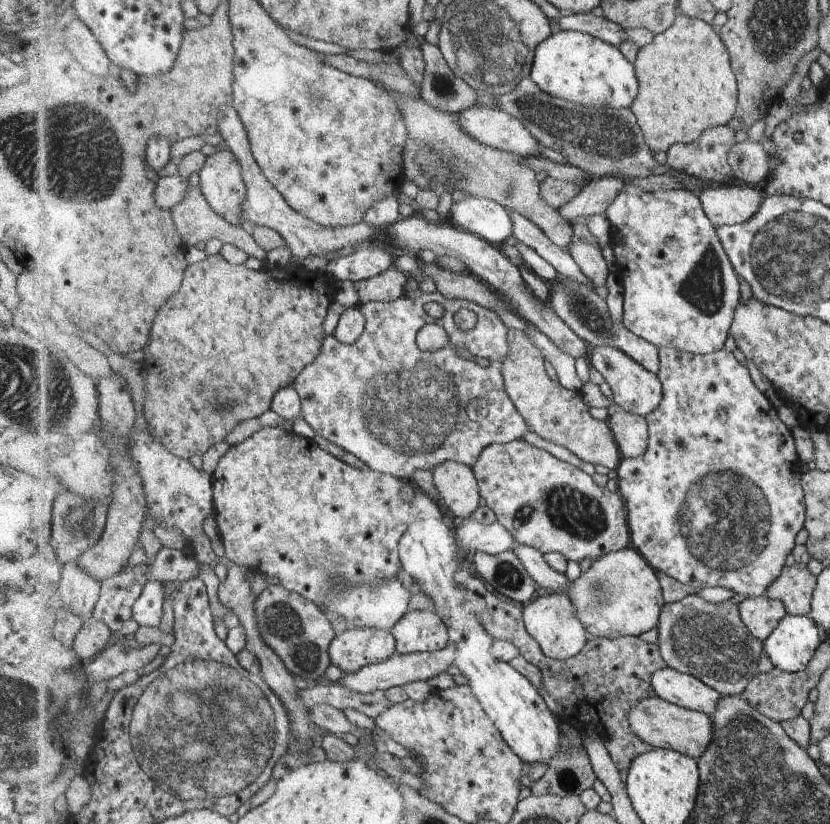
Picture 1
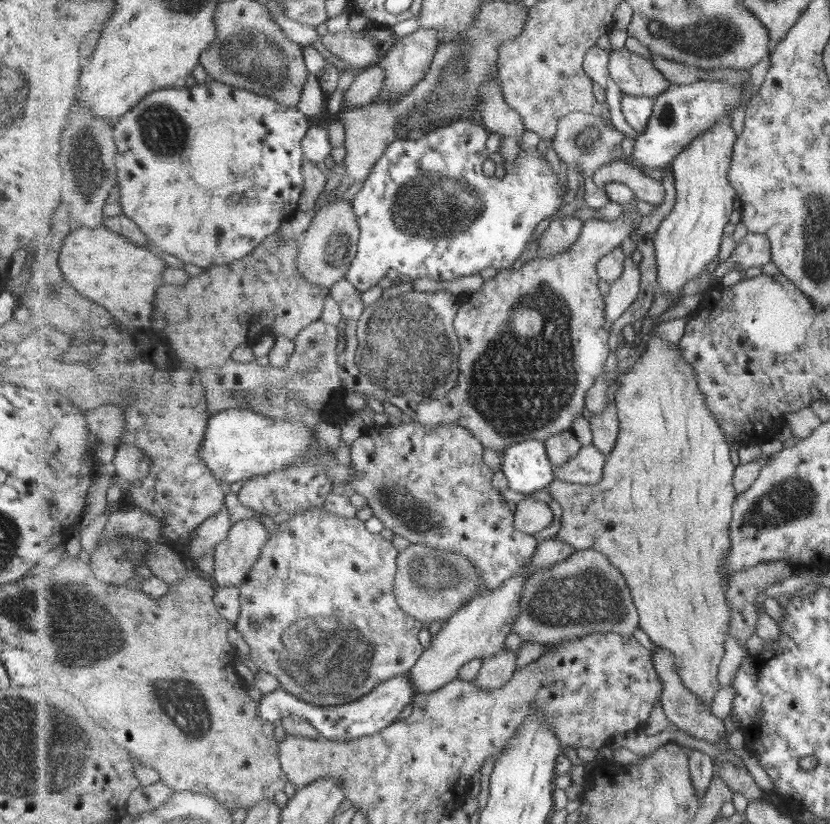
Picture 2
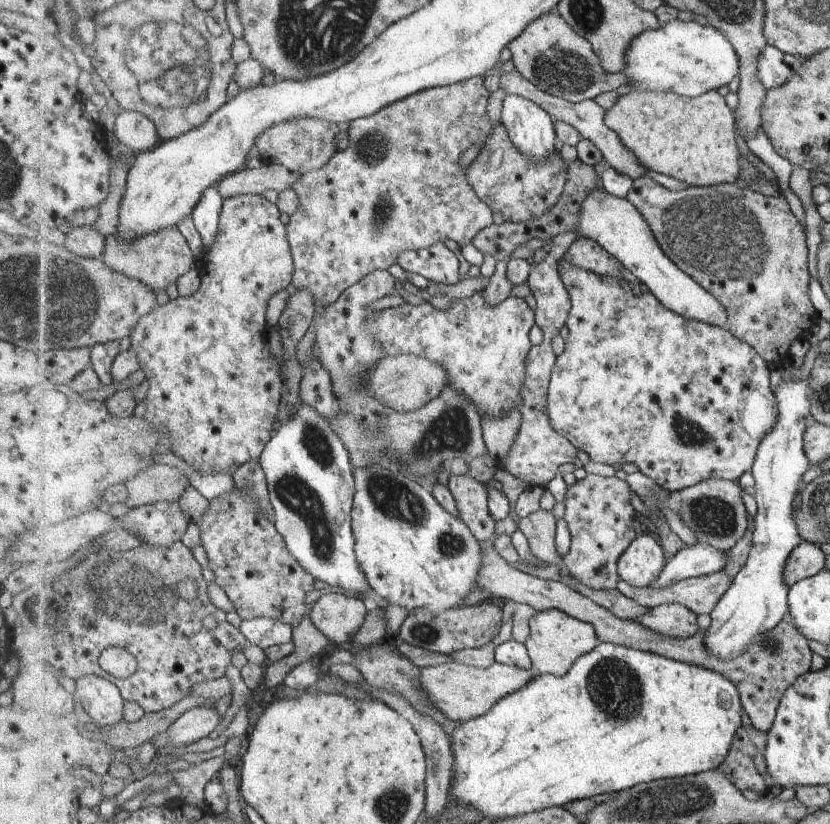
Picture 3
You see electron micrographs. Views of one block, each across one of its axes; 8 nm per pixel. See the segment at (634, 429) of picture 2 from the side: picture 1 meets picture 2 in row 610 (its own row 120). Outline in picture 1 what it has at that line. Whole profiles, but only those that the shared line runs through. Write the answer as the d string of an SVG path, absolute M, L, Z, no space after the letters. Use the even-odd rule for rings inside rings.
M679 14L676 18L676 23L669 28L669 30L656 34L651 44L639 48L634 65L636 73L638 74L638 79L640 80L640 95L637 96L637 100L629 106L629 109L631 112L635 113L637 122L639 122L639 128L643 131L643 140L647 142L647 146L651 148L653 153L667 153L673 145L697 142L708 128L725 126L725 124L729 124L731 119L736 115L739 99L738 80L732 65L728 45L725 44L724 38L719 33L718 29L704 20L689 18L688 16Z

